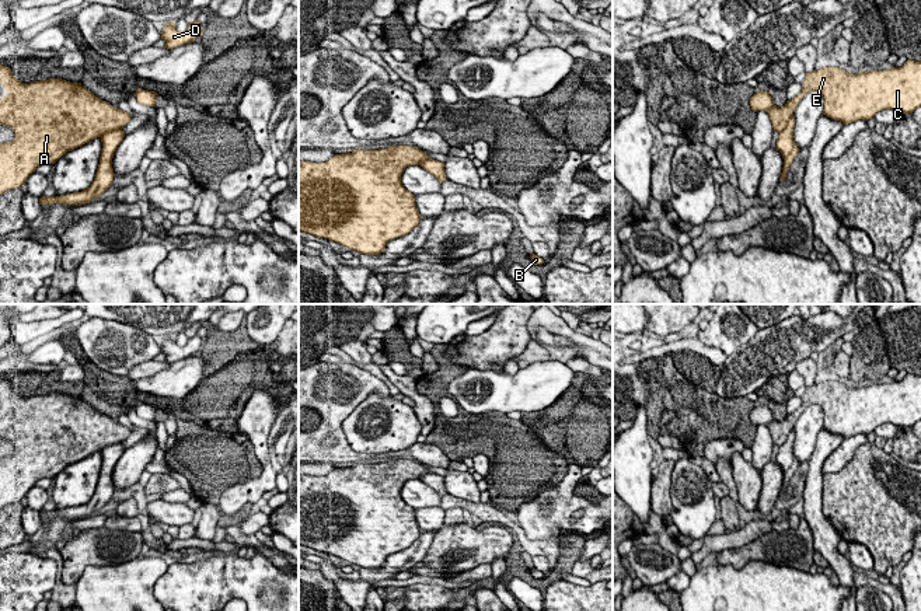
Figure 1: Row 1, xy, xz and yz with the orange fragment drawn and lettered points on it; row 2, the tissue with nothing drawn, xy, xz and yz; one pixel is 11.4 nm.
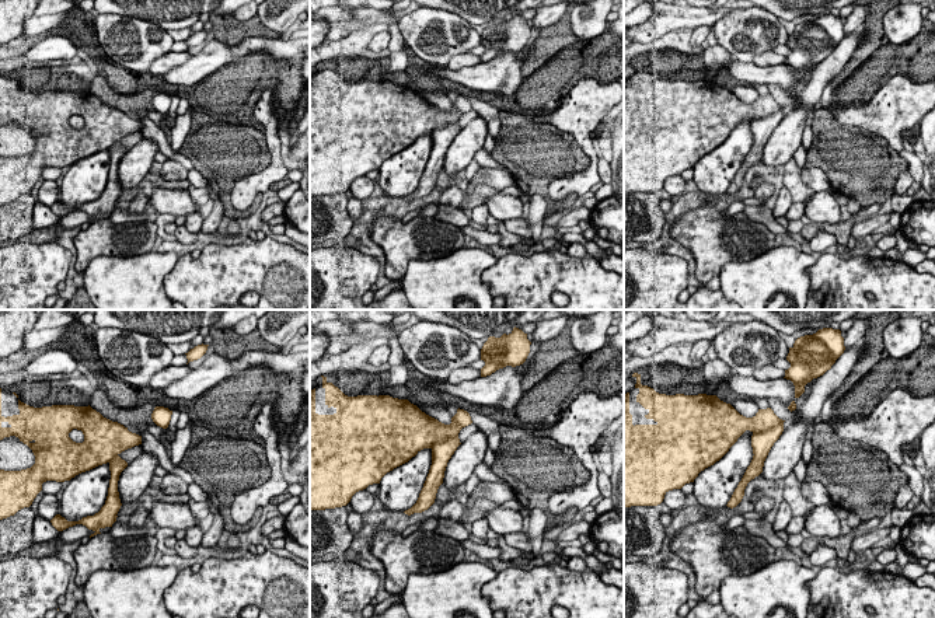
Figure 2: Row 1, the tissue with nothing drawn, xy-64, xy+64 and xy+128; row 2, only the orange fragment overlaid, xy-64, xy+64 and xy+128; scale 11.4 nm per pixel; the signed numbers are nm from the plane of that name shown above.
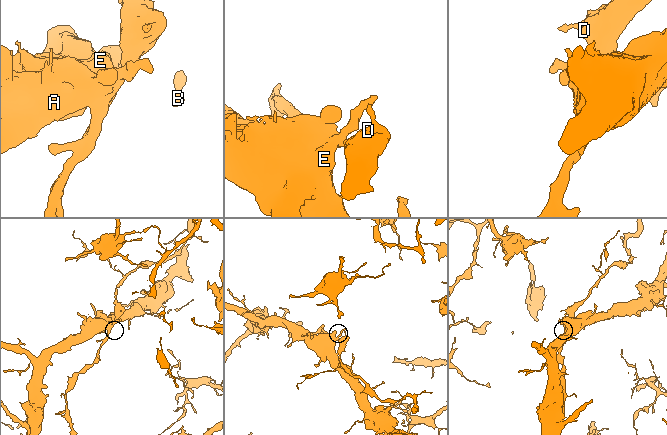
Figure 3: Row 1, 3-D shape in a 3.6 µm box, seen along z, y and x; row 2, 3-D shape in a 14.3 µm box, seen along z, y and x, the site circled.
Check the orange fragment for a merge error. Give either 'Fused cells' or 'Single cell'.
Fused cells

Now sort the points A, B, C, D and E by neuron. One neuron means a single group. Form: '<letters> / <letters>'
A B C E / D

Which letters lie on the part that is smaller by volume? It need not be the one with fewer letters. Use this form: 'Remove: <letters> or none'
Remove: D

